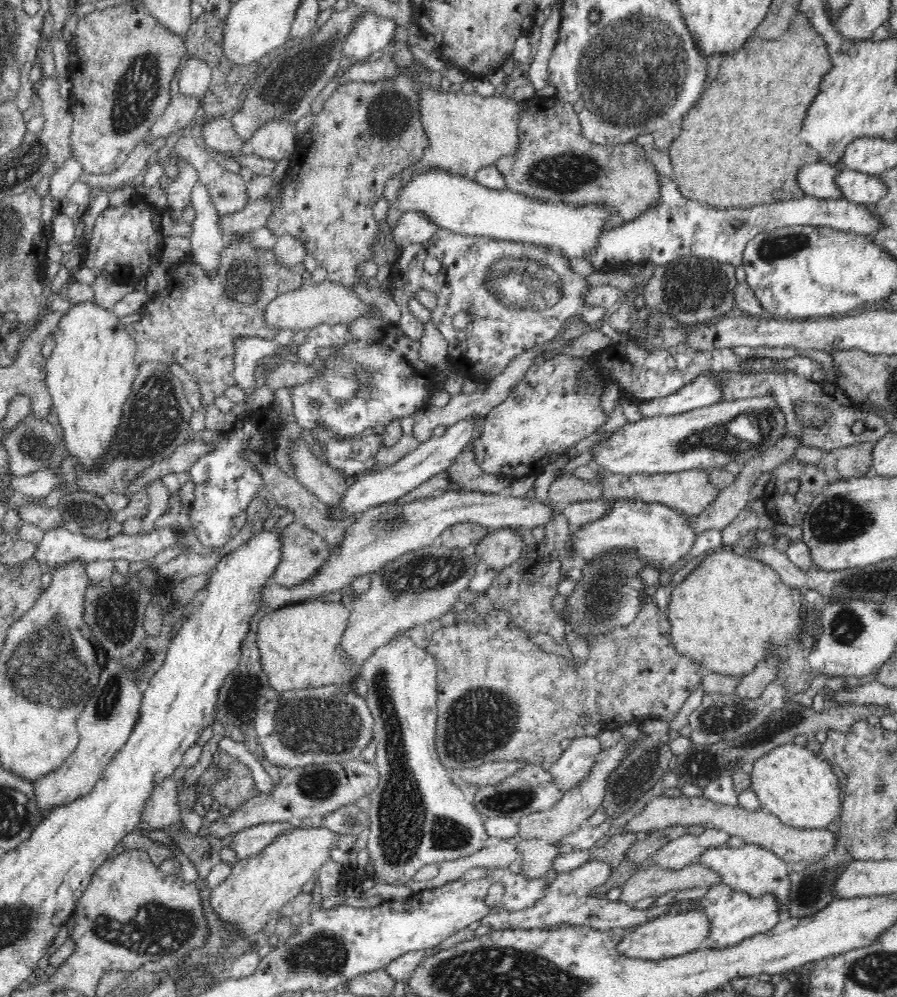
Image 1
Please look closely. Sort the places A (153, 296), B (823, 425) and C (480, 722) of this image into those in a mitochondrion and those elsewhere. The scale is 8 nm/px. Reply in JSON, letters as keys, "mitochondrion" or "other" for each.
{"A":"other","B":"other","C":"mitochondrion"}

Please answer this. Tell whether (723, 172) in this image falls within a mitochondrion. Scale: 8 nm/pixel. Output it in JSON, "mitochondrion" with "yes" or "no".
{"mitochondrion":"no"}

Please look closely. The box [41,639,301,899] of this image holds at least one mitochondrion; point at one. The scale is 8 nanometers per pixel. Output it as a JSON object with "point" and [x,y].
{"point":[102,706]}

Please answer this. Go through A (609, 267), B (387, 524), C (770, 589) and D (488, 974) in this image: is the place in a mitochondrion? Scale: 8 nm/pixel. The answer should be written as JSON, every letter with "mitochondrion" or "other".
{"A":"other","B":"mitochondrion","C":"other","D":"mitochondrion"}

